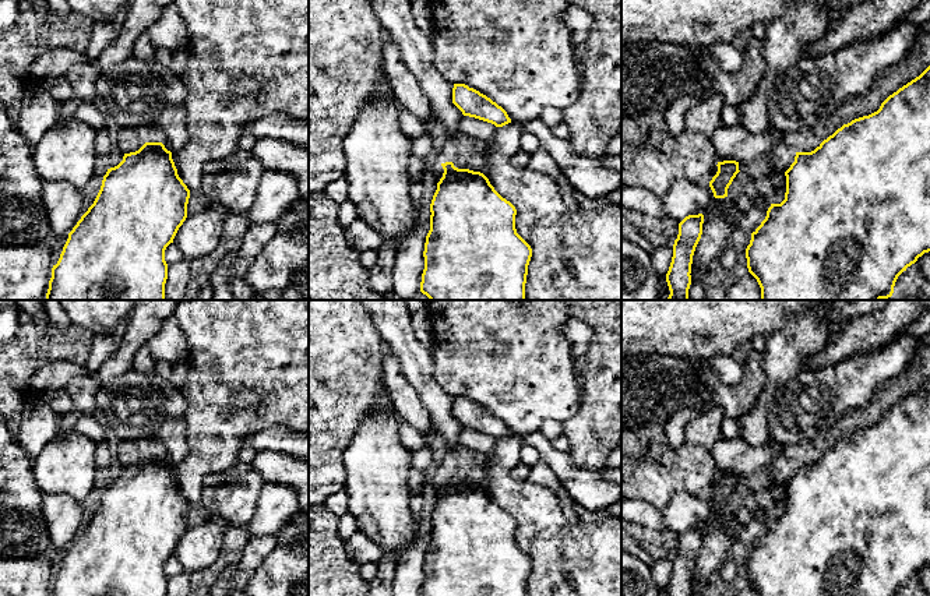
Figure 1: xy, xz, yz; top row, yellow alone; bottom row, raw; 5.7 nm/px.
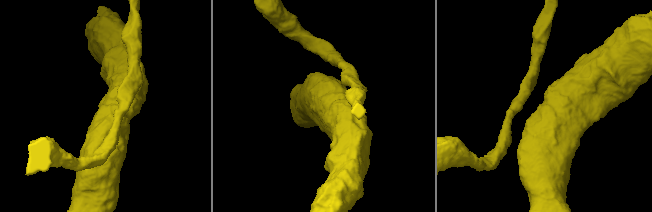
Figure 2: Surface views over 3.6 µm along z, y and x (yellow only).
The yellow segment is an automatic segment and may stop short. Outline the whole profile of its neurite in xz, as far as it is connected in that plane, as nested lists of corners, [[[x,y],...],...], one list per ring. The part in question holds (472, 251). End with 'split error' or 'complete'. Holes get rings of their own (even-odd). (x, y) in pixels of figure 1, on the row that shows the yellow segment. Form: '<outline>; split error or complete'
[[[452,162],[441,163],[444,173],[437,183],[437,190],[433,195],[430,204],[430,230],[426,236],[425,243],[425,269],[422,274],[420,292],[426,295],[430,300],[525,300],[525,283],[528,275],[528,265],[532,257],[531,246],[517,233],[515,229],[515,207],[503,198],[494,187],[490,184],[489,179],[480,173],[469,169],[458,169]]]; complete

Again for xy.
[[[145,142],[138,151],[124,154],[123,161],[117,166],[108,169],[94,204],[68,233],[60,258],[52,268],[46,300],[165,300],[165,283],[168,279],[165,250],[170,243],[173,243],[179,228],[187,218],[189,198],[190,190],[177,174],[172,152],[168,151],[162,142]]]; complete

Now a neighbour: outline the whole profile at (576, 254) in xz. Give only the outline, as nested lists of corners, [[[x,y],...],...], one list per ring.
[[[512,121],[497,127],[489,144],[485,173],[494,190],[515,207],[517,233],[532,248],[525,300],[621,300],[621,205],[570,211],[559,184],[550,176],[511,165],[512,155],[521,149],[522,133],[522,126]]]

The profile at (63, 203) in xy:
[[[45,181],[43,204],[56,236],[70,233],[82,216],[81,190],[66,181]]]

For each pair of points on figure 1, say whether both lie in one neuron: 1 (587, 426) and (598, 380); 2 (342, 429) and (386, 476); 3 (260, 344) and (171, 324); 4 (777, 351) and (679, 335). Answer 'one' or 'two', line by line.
1: one
2: two
3: two
4: two

